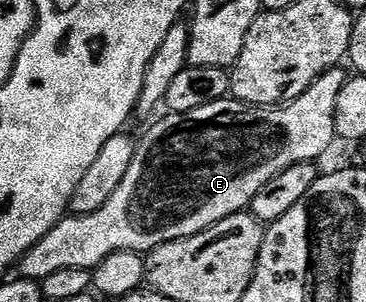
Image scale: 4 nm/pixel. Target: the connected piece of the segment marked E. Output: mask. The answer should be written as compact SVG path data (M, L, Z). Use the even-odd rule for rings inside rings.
M337 67L326 71L298 99L279 107L268 108L258 105L246 105L243 101L225 99L210 103L206 107L198 107L198 111L164 115L164 118L157 125L149 127L148 134L144 138L139 138L136 154L134 155L134 163L130 163L130 171L126 171L126 179L122 179L121 185L118 186L118 191L114 191L114 195L110 195L110 199L106 199L106 204L98 211L94 211L85 217L64 216L49 233L42 239L38 239L38 243L34 243L34 247L30 247L30 251L26 251L24 257L20 258L18 269L21 270L19 272L32 281L43 283L50 275L54 275L54 271L62 271L70 267L91 271L102 263L102 259L114 255L119 249L128 249L132 253L147 255L153 249L157 249L162 243L170 243L183 237L198 235L203 229L208 229L214 223L218 223L230 215L245 212L251 206L254 195L258 195L258 191L262 191L262 187L266 187L266 183L270 183L270 179L282 175L282 171L286 171L286 167L294 167L298 163L306 163L307 161L319 162L319 157L331 147L332 141L335 142L337 140L336 128L334 127L334 107L338 107L338 91L342 91L346 80L346 73L343 73L342 70L343 68Z

